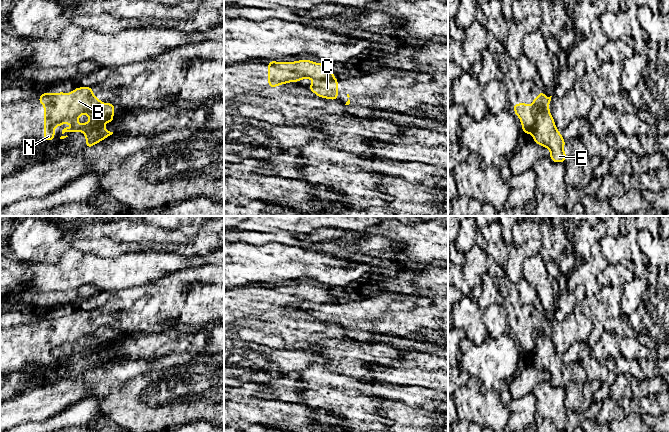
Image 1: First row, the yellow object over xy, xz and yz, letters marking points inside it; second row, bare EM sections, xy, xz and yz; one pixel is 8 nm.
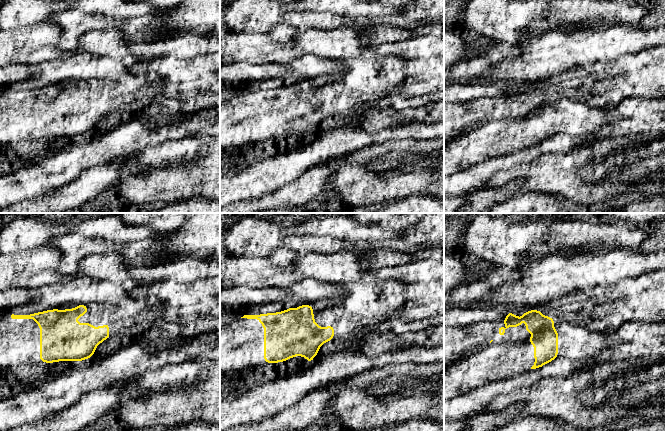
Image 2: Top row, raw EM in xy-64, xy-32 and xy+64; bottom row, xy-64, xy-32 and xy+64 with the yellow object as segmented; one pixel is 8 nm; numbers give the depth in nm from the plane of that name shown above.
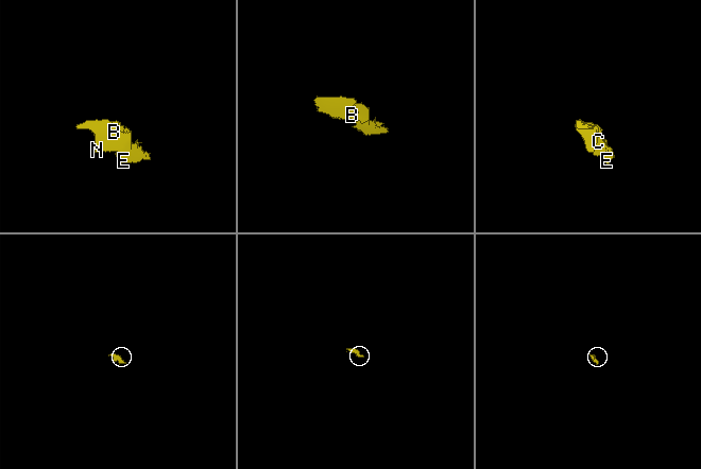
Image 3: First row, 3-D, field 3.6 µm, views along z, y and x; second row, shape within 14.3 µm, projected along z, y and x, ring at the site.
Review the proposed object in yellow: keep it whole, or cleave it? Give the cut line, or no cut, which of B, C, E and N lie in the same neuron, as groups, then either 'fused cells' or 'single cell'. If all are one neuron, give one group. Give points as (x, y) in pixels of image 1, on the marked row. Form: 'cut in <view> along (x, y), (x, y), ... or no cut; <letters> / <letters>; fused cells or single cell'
cut in yz along (547, 106), (542, 107), (537, 112), (531, 132); B N / C E; fused cells

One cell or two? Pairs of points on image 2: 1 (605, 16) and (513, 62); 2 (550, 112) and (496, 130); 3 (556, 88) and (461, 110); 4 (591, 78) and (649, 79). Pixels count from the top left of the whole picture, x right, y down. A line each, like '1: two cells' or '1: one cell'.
1: two cells
2: one cell
3: one cell
4: one cell

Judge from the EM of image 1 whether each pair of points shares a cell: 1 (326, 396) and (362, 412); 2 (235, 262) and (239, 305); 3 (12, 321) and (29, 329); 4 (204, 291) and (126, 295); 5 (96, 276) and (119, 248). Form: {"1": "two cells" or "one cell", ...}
{"1": "one cell", "2": "two cells", "3": "two cells", "4": "one cell", "5": "two cells"}

